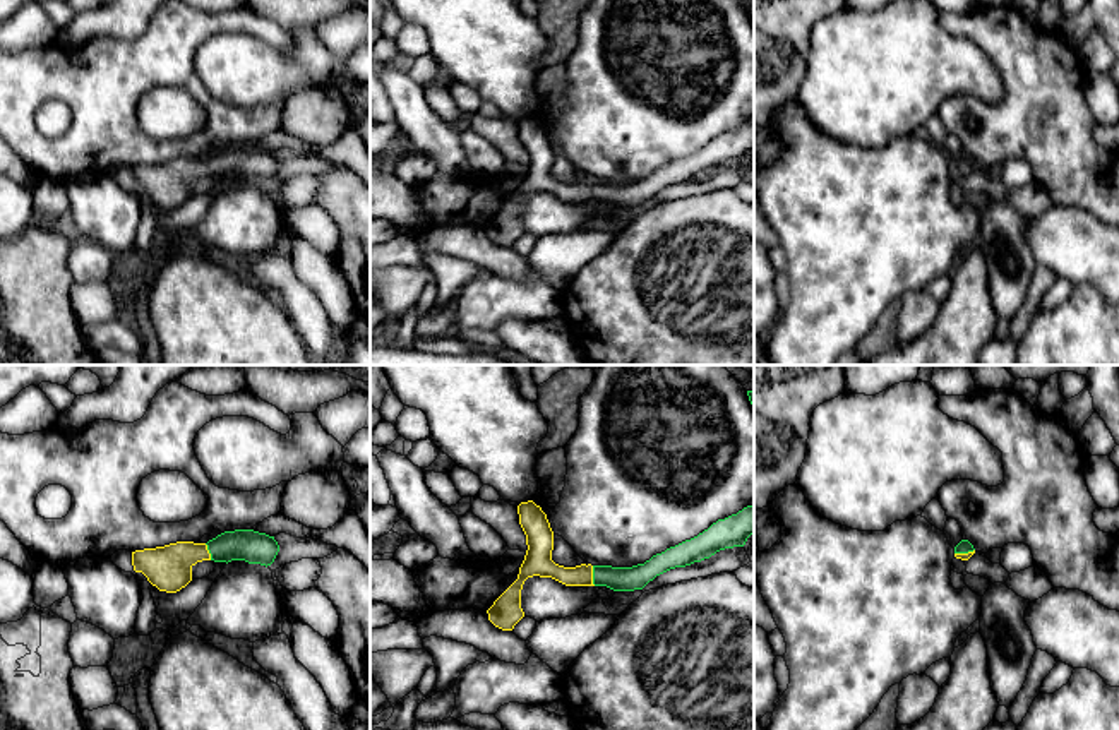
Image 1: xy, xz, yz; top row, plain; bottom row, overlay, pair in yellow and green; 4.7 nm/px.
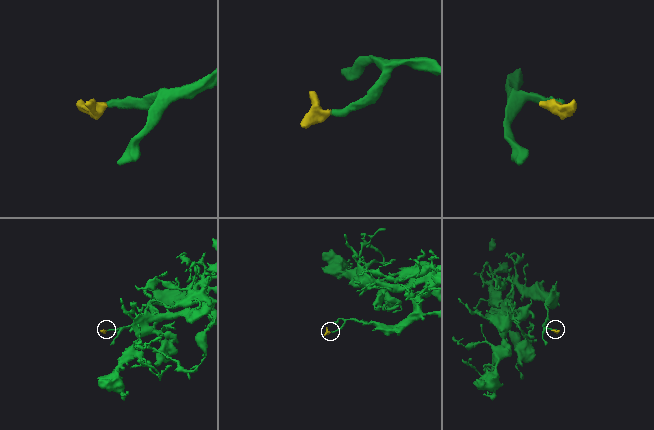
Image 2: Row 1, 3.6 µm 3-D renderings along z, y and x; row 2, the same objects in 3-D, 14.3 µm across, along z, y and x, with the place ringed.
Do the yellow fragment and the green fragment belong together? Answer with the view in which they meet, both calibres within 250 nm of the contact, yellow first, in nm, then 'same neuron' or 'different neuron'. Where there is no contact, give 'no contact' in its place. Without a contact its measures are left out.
contact in xz; calibres 120 and 110 nm; same neuron

